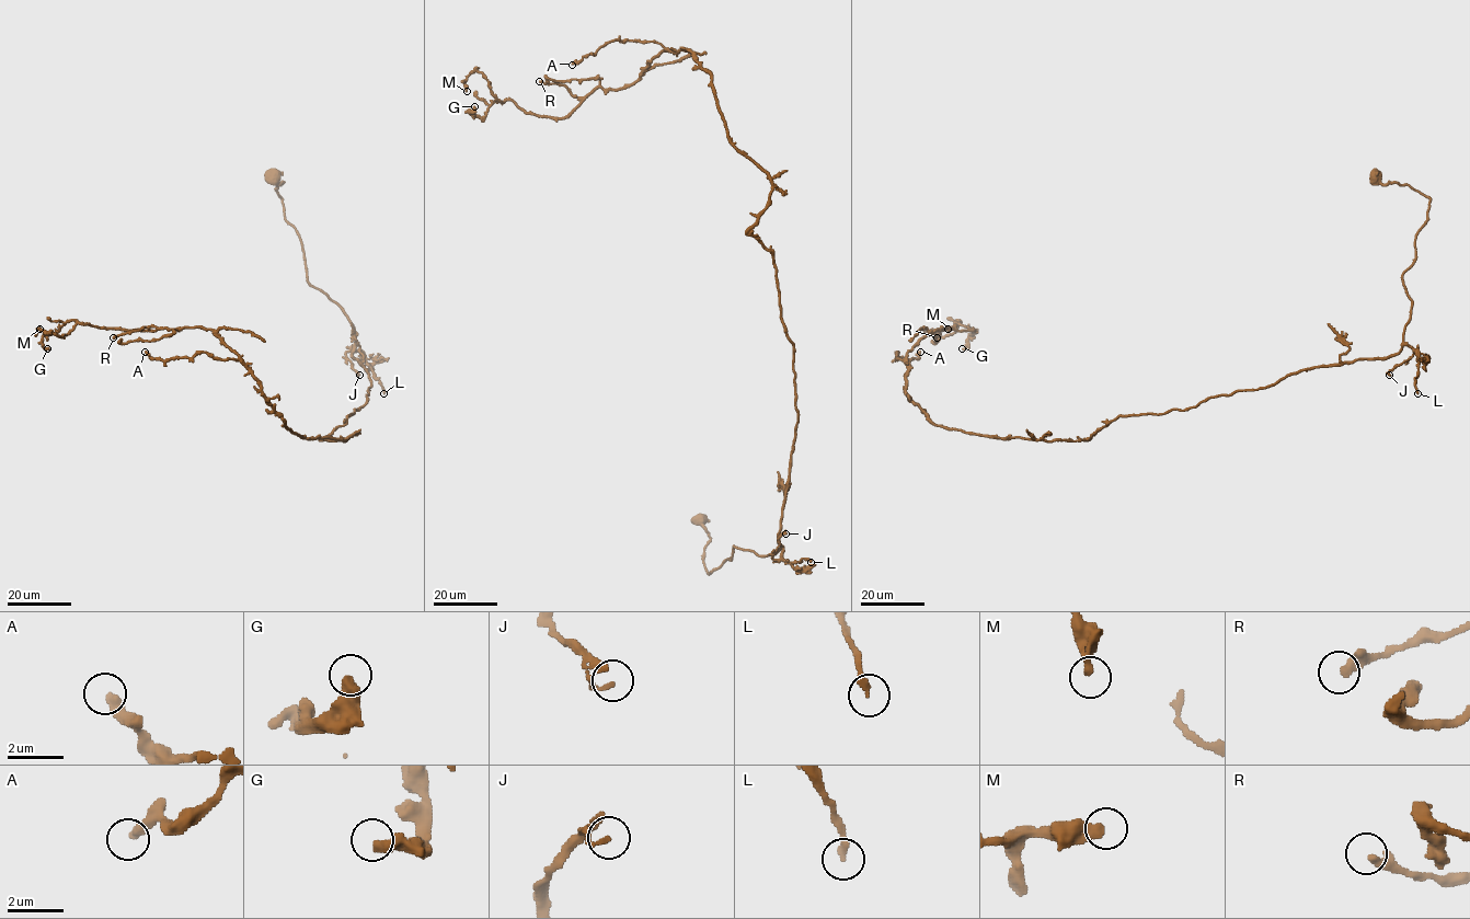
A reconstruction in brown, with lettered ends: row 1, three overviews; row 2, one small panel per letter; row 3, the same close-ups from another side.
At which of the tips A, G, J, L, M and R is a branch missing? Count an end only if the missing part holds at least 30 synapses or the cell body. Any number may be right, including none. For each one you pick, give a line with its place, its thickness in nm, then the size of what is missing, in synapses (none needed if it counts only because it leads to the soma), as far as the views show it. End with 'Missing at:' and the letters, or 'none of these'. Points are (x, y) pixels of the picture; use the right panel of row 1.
Missing at: none of these

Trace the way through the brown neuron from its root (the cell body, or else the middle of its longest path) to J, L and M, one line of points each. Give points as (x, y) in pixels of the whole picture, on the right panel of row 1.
J: (1374, 175), (1430, 198), (1414, 262), (1402, 274), (1411, 300), (1403, 342), (1415, 352), (1389, 375)
L: (1374, 175), (1430, 198), (1414, 262), (1402, 274), (1411, 300), (1403, 342), (1416, 353), (1417, 393)
M: (1374, 175), (1430, 198), (1385, 357), (998, 438), (907, 395), (921, 339), (974, 330), (948, 329)

